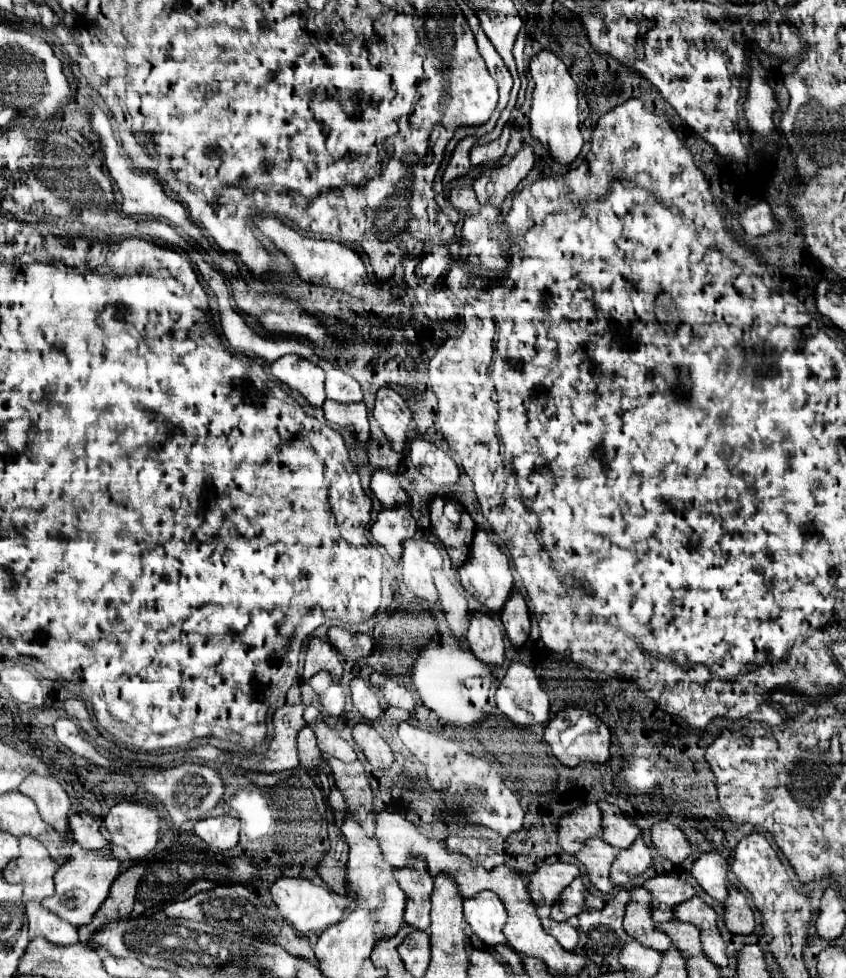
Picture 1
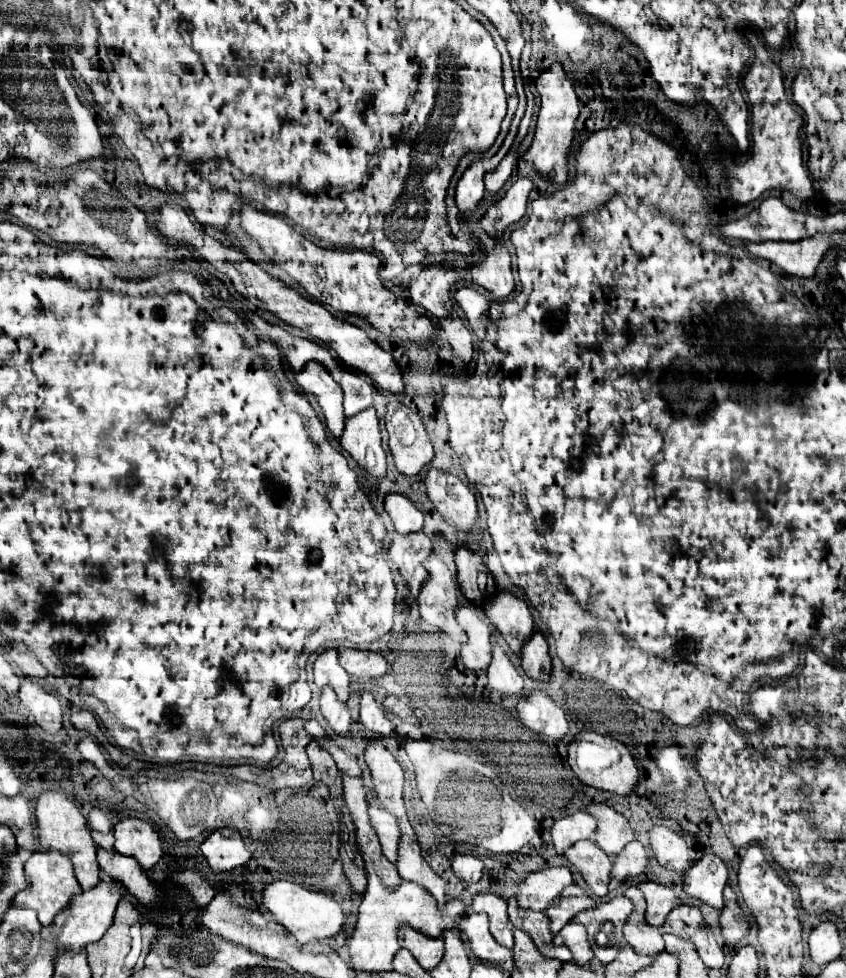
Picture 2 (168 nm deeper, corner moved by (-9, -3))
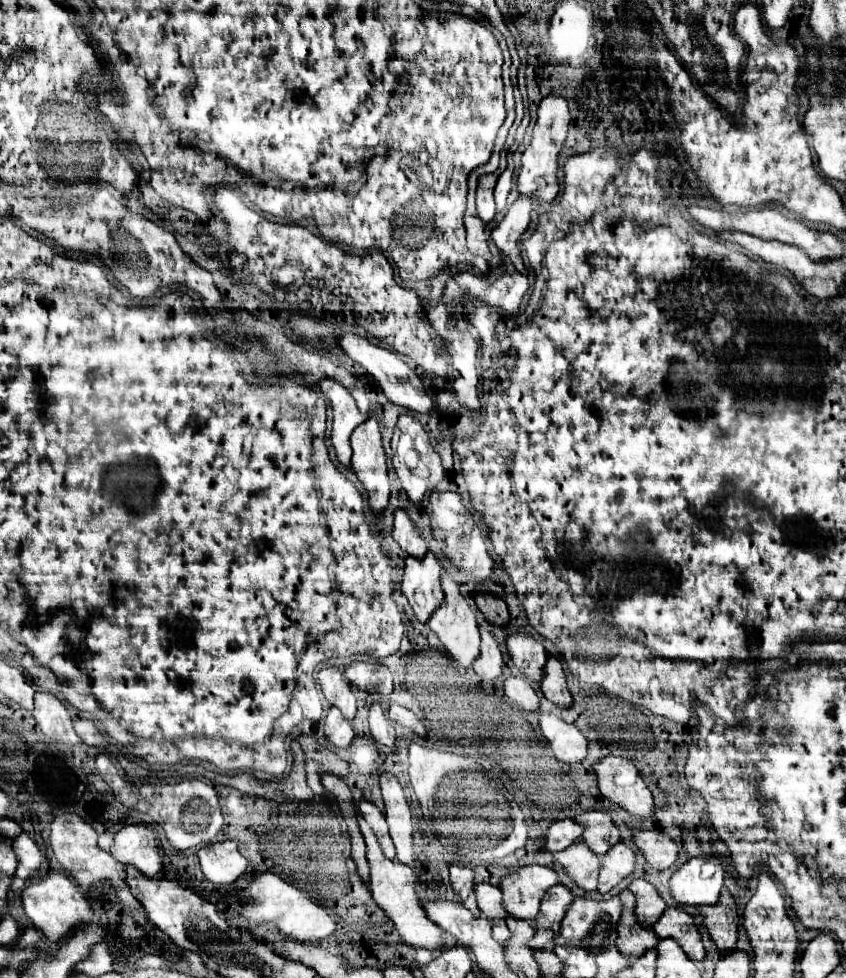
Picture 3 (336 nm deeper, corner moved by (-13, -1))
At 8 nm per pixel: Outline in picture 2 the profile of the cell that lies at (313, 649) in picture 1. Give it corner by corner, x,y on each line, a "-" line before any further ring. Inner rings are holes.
326,650
314,662
314,684
318,688
330,686
334,688
340,702
346,702
350,696
350,676
338,664
336,650

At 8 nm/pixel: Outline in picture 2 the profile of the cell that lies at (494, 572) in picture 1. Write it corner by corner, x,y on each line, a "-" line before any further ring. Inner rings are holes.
500,590
498,596
484,604
484,612
504,636
510,652
520,658
522,644
530,638
530,632
534,632
534,622
526,602
516,598
512,592

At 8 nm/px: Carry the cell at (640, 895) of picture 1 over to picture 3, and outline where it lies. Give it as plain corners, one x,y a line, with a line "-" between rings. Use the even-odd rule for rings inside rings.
622,890
620,898
624,902
622,918
618,920
618,950
624,950
624,954
630,956
642,956
646,950
656,948
660,942
658,934
652,928
644,928
636,918
636,896
630,894
630,890

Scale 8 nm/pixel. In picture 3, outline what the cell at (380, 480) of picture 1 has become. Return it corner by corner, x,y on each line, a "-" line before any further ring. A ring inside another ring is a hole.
398,508
394,512
394,532
392,532
392,536
400,544
404,554
422,558
428,552
422,532
418,530
418,526
410,520
406,510
402,510
402,508

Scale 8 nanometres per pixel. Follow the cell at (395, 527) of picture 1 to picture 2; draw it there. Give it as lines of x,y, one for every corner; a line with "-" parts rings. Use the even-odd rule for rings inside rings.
414,532
394,538
390,544
388,554
398,566
404,582
410,586
414,598
418,598
420,586
428,578
424,560
430,556
430,552
432,552
432,542
424,532

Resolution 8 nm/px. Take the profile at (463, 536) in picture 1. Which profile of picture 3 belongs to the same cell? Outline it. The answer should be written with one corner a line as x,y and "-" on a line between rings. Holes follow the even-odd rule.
476,592
474,596
478,610
484,614
484,618
496,626
504,626
508,624
508,608
506,602
500,600
498,596
490,594
490,592

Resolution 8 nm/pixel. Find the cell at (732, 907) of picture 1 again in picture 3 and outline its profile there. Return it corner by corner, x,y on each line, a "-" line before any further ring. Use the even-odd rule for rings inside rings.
724,888
720,902
714,906
702,906
702,914
716,946
720,950
734,950
738,940
738,906
734,896

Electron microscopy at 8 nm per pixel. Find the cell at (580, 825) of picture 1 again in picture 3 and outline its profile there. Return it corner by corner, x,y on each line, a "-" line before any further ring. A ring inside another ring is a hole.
564,818
564,820
556,820
552,822
548,836
546,836
546,848
550,852
560,852
564,848
568,848
572,842
580,840
584,832
584,826
578,824
576,820

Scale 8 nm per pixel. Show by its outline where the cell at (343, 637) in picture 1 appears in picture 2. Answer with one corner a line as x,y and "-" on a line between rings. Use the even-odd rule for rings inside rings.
340,648
338,650
340,666
354,678
380,678
386,674
386,660
380,654
372,652
360,652
352,648

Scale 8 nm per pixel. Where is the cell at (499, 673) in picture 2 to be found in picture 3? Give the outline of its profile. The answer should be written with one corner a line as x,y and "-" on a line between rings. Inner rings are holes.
514,676
508,678
508,680
504,682
504,694
506,694
510,700
514,700
520,708
538,712
538,702
540,702
540,698
538,698
536,690
532,688
532,684
528,684
524,678
514,678

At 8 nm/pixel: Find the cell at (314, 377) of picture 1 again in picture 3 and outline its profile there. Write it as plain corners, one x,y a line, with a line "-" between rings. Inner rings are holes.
322,378
320,380
320,390
326,394
326,398
330,400
330,406
334,410
334,426
332,426
332,444
334,444
334,450
336,450
336,456
340,460
340,464
344,468
350,466
350,456
352,456
352,450
350,450
350,434
352,430
362,422
366,420
368,416
366,414
360,414
358,408
356,408
356,402
354,398
350,396
350,392
338,384
336,380
332,378

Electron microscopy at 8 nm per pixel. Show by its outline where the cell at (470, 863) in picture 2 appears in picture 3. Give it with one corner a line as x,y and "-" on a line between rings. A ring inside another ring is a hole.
452,864
450,866
450,880
452,880
454,890
460,894
462,904
468,910
478,910
478,906
476,906
476,894
472,890
474,888
474,870
468,868
468,866

